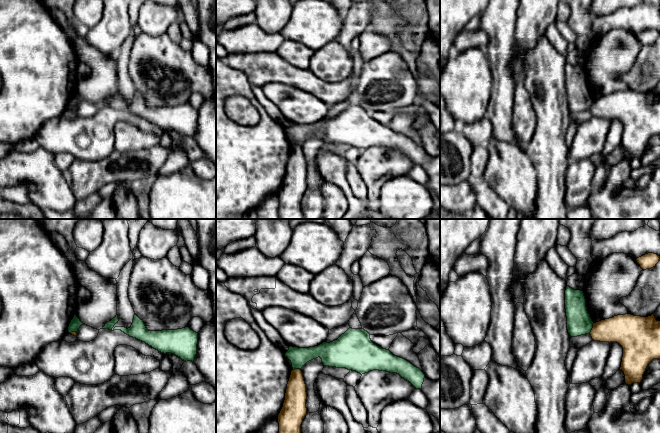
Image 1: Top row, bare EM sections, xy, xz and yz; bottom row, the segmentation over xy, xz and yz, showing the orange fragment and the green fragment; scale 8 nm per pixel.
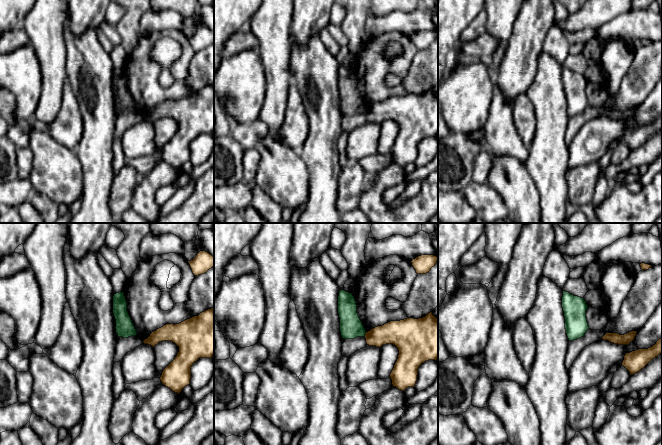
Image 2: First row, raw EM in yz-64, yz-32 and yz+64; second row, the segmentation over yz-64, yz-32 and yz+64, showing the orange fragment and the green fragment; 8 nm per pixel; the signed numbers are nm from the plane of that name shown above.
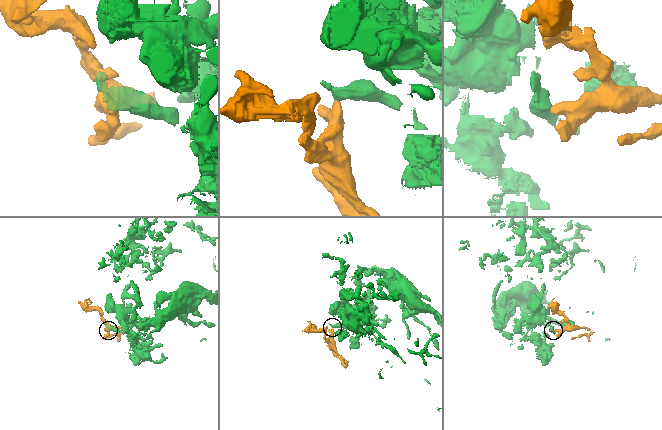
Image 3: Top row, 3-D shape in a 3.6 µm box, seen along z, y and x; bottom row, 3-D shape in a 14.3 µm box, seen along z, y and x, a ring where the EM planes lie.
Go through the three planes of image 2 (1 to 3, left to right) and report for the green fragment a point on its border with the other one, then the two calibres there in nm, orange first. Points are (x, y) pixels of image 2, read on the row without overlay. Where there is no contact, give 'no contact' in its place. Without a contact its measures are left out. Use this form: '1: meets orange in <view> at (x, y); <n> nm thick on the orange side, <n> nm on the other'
1: no contact
2: meets orange in yz-32 at (365, 110); 190 nm thick on the orange side, 180 nm on the other
3: no contact

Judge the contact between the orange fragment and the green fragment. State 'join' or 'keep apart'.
keep apart

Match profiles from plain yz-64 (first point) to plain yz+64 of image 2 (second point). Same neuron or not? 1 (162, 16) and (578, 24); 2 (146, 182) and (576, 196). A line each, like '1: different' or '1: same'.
1: different
2: different

